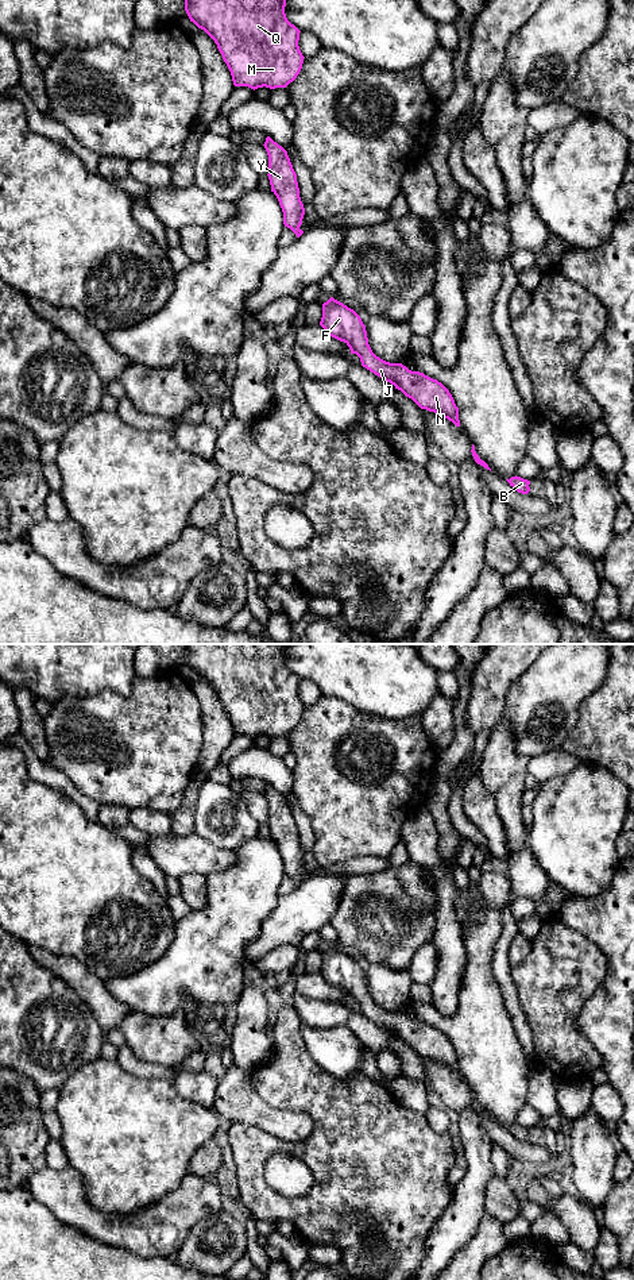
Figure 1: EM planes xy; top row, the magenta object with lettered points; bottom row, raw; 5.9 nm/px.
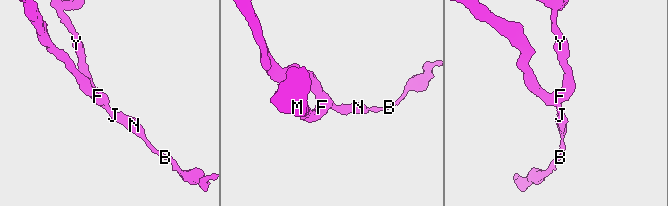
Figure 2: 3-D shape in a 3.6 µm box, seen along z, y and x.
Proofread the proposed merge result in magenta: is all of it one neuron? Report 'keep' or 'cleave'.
keep

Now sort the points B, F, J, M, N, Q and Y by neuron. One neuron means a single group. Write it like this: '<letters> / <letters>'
B F J M N Q Y

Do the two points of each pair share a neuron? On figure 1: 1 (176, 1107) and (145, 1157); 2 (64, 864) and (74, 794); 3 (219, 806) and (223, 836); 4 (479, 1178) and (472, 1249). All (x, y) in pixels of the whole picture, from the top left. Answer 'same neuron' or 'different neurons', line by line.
1: same neuron
2: different neurons
3: same neuron
4: different neurons

